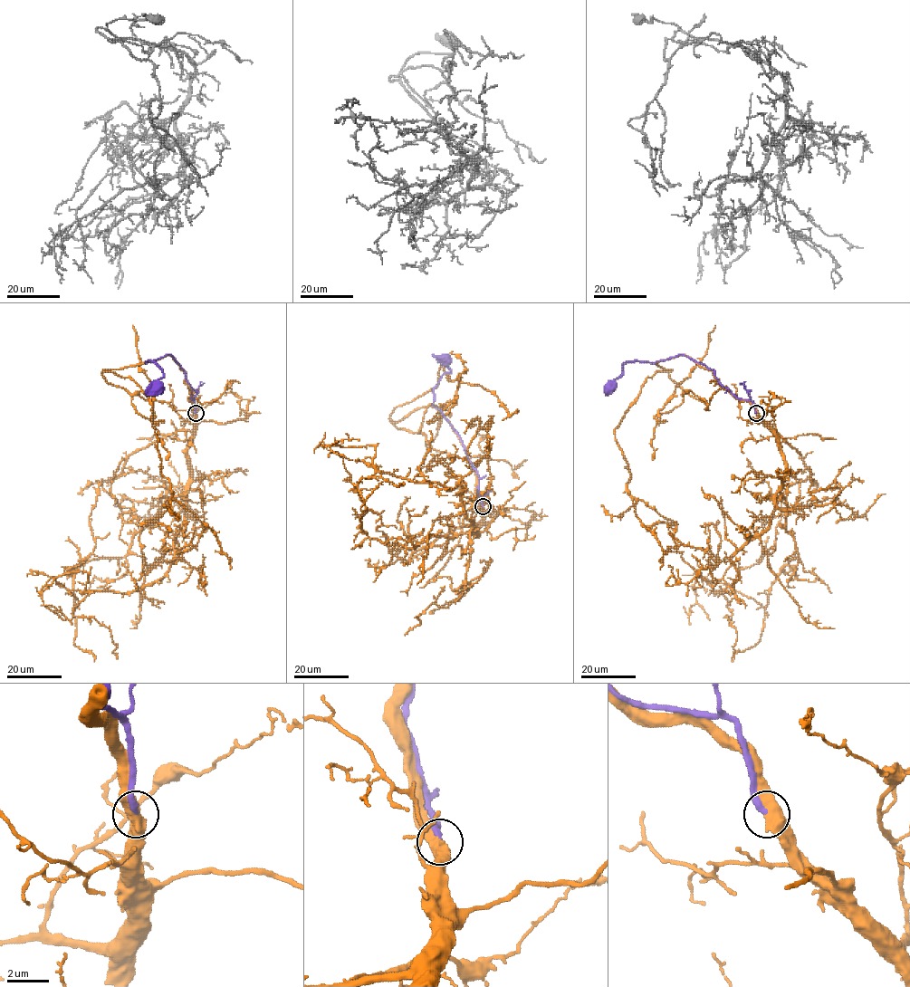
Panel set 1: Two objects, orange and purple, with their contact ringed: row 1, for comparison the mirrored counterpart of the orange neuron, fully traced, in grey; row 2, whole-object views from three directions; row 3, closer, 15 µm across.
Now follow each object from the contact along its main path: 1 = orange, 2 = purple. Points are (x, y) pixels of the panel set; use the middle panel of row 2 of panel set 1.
1: (483, 506), (467, 450), (441, 413), (389, 414), (435, 386), (442, 365), (448, 379), (517, 410)
2: (483, 506), (477, 487), (478, 474), (456, 432), (434, 405), (433, 388), (441, 377), (450, 372), (445, 359)

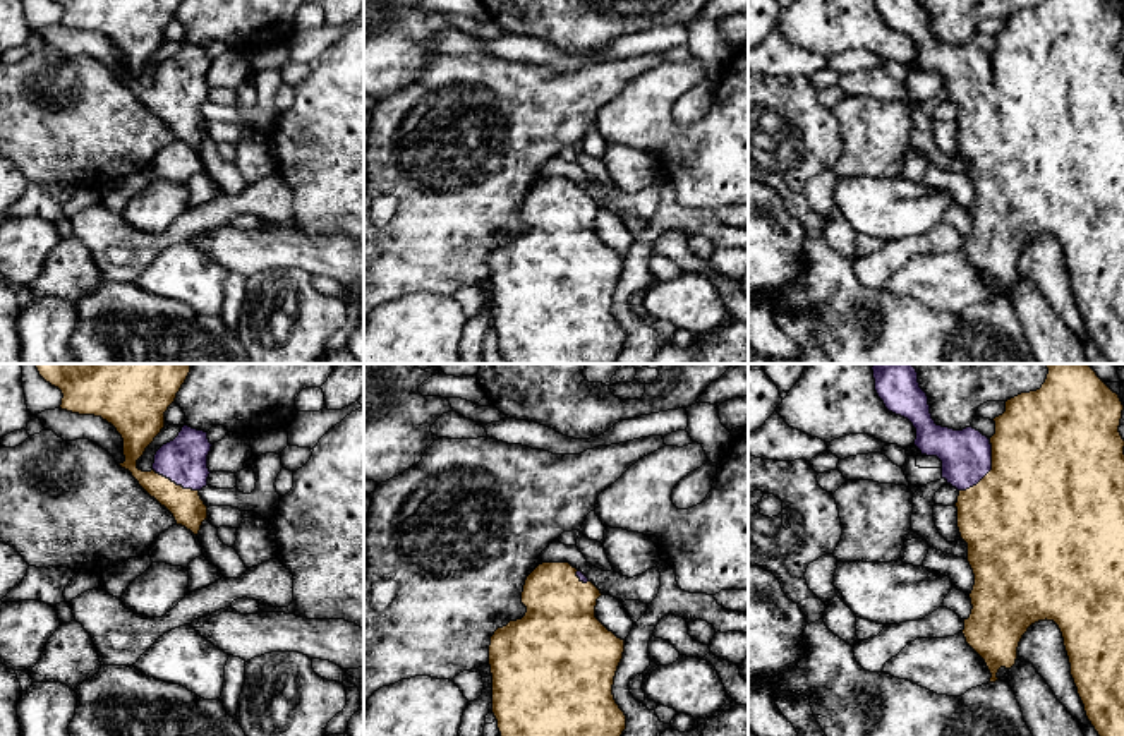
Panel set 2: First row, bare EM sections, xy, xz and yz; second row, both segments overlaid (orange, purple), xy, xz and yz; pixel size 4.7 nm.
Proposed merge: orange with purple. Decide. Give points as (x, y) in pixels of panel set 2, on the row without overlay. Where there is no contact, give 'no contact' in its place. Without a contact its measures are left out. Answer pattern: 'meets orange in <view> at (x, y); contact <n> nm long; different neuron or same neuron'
meets orange in yz at (991, 86); contact 280 nm long; same neuron

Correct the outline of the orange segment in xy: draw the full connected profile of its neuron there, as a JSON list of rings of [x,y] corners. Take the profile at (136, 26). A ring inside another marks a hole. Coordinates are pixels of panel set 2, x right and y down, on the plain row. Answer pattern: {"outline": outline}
{"outline": [[[51,0],[63,10],[62,26],[101,33],[124,55],[125,77],[139,101],[165,122],[177,141],[194,151],[208,136],[208,122],[199,106],[208,101],[208,48],[184,41],[178,51],[163,60],[151,87],[137,84],[137,75],[165,43],[165,27],[182,0]]]}

